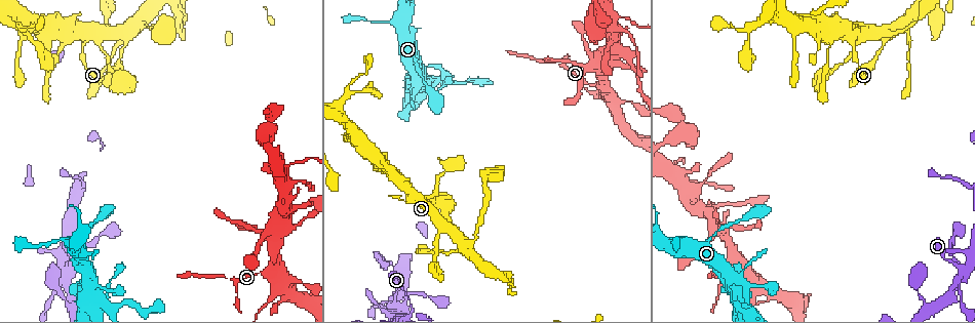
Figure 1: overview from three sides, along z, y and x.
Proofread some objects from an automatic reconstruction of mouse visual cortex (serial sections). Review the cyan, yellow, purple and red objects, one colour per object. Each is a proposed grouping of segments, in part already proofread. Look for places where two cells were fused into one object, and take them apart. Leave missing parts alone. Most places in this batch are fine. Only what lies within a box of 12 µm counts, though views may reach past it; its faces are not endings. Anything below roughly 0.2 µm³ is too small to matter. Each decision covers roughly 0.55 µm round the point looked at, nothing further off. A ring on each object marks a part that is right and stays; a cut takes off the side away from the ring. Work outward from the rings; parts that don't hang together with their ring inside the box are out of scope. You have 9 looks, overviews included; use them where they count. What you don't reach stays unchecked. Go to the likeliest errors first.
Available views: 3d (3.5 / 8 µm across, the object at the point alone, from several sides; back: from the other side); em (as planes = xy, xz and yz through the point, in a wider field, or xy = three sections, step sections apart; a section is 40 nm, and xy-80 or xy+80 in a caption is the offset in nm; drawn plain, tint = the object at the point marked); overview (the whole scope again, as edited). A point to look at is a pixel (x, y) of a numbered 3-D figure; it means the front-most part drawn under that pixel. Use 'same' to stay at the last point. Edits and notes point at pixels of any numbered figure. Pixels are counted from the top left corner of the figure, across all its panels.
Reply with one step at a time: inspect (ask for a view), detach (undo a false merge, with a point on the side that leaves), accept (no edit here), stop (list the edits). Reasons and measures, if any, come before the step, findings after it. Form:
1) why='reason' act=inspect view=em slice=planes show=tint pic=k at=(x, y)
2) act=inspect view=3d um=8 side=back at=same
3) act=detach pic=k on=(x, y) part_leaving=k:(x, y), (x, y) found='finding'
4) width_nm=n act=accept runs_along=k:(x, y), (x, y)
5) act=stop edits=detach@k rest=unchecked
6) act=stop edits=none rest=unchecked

why='a fork' act=inspect view=3d um=3.5 pic=1 at=(396, 306)

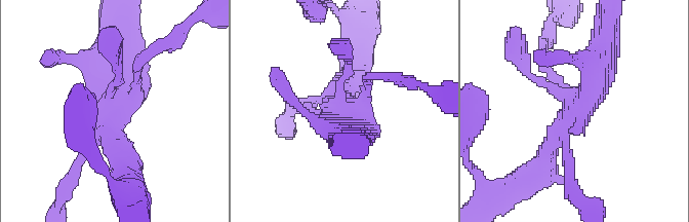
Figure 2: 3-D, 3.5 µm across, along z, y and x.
act=inspect view=em slice=xy step=1 show=tint pic=2 at=(340, 109)

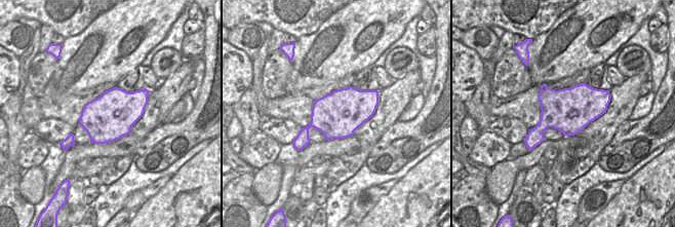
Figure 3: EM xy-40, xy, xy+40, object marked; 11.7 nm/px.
act=accept runs_along=2:(524, 65), (579, 103), (608, 48) found='one cell here'

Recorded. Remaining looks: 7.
why='four or more arms meet' act=inspect view=3d um=3.5 pic=1 at=(430, 78)

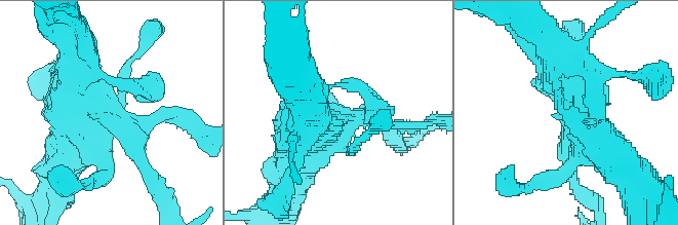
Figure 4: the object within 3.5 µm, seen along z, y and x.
act=inspect view=em slice=xy step=3 show=tint pic=4 at=(337, 121)

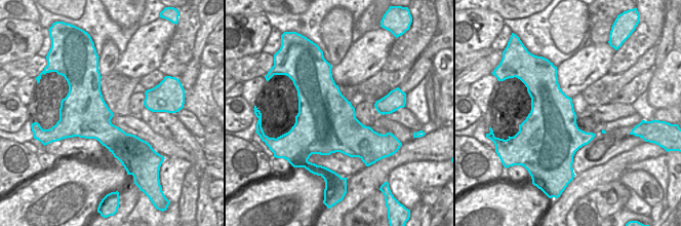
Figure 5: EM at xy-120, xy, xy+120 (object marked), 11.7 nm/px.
act=accept found='one cell here'

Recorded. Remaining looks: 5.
why='sharp bend' act=inspect view=3d um=8 pic=1 at=(849, 38)

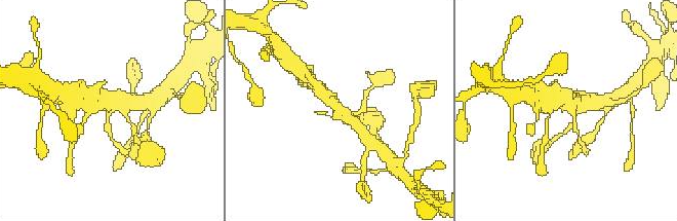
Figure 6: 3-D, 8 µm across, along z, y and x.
act=inspect view=em slice=planes show=tint pic=6 at=(339, 109)

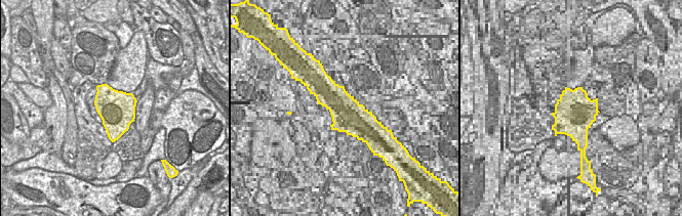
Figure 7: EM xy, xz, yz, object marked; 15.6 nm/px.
act=accept runs_along=6:(578, 134), (570, 105), (551, 97) found='one cell here'

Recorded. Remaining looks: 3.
why='four arms meet' act=inspect view=3d um=3.5 pic=1 at=(761, 283)

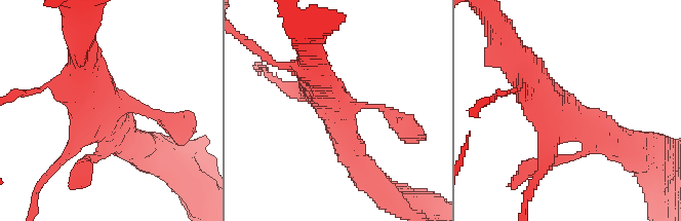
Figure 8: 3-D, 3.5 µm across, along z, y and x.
act=accept runs_along=8:(299, 69), (319, 79), (356, 160) found='all the same cell'

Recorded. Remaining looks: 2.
act=stop edits=none rest=unchecked

